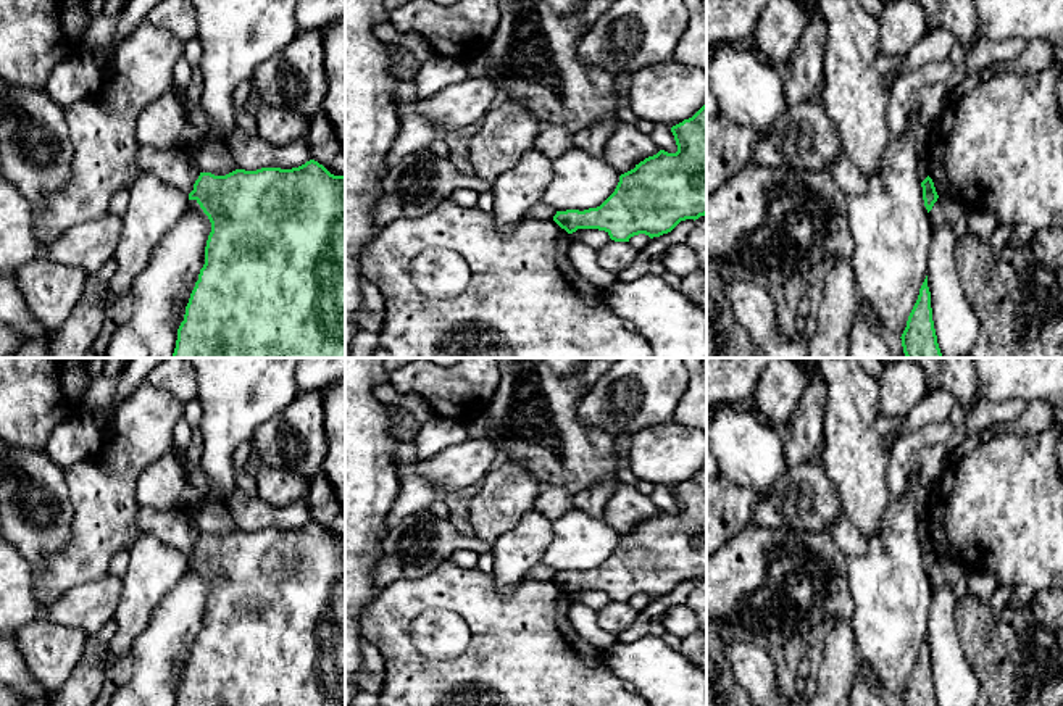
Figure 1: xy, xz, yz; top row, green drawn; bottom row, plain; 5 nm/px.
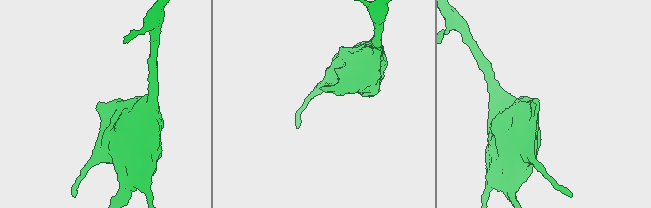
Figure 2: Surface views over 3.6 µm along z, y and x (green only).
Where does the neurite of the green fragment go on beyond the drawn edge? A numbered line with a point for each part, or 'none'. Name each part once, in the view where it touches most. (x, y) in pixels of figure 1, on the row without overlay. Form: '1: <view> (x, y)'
none

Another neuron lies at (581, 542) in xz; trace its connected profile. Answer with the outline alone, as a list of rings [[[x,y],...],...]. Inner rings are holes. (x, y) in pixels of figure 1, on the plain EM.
[[[574,508],[553,521],[553,538],[544,551],[542,561],[557,572],[597,569],[615,553],[619,537],[603,519]]]

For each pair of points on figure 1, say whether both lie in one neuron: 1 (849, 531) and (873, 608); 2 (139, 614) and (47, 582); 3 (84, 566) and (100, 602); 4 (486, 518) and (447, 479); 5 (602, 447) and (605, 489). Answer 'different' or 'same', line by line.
1: different
2: different
3: different
4: different
5: different

